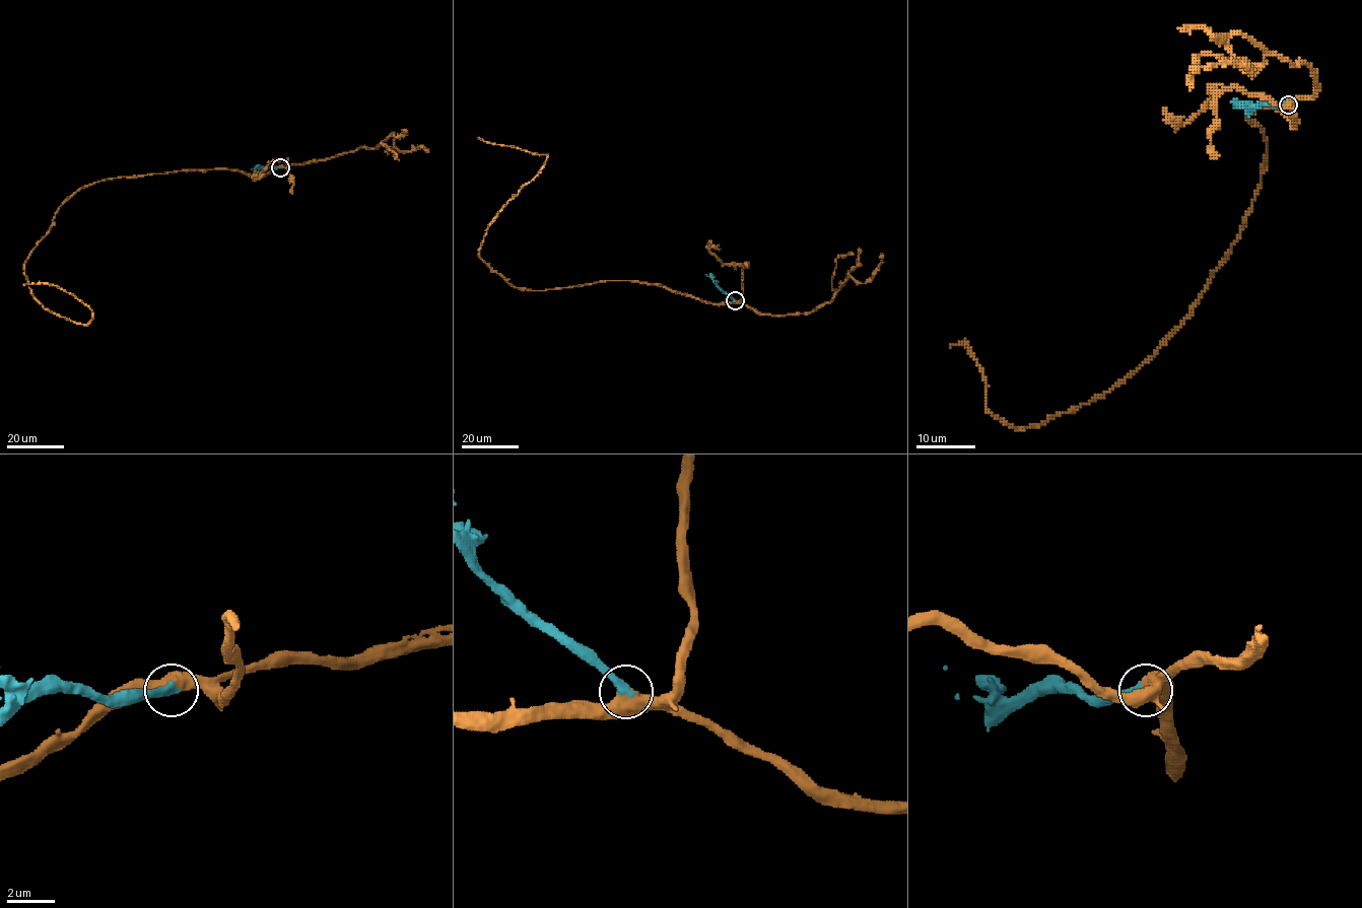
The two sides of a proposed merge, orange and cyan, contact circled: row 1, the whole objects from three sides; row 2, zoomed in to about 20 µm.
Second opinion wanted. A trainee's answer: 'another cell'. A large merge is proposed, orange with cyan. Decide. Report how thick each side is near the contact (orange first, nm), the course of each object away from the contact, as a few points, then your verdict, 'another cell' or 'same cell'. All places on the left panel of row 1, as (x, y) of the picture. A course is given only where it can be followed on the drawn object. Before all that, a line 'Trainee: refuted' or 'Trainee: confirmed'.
Trainee: refuted
550/400 nm | orange via (280, 167), (80, 188), (24, 275), (45, 307), (92, 318), (52, 284), (23, 285) | cyan via (280, 167), (252, 169) | same cell

